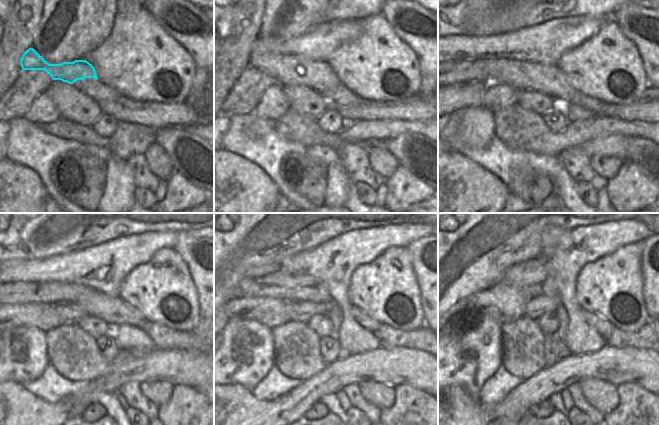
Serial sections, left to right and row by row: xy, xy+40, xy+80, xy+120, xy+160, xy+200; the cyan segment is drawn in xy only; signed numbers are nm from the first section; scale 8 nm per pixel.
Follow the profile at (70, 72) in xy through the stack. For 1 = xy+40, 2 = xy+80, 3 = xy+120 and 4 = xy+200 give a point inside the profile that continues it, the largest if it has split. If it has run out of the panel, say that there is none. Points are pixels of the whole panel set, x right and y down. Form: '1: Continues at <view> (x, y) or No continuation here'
1: Continues at xy+40 (292, 70)
2: Continues at xy+80 (523, 75)
3: Continues at xy+120 (113, 311)
4: Continues at xy+200 (601, 325).

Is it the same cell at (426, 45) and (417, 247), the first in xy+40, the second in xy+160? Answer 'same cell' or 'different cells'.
same cell

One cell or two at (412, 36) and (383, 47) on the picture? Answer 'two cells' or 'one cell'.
two cells

